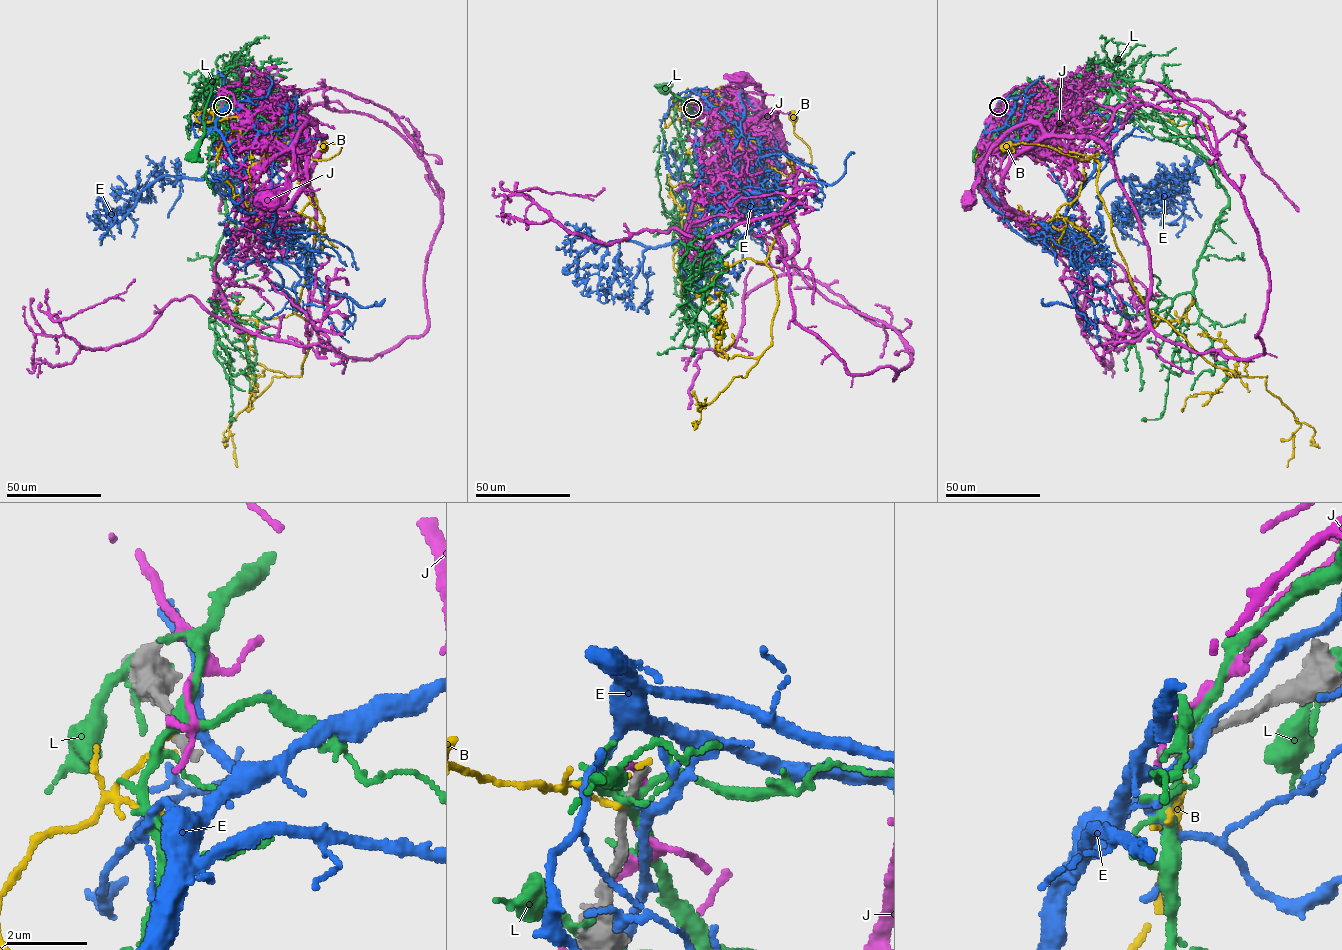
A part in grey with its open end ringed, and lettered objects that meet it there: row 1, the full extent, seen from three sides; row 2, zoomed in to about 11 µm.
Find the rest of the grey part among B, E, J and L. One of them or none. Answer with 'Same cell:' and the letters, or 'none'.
Same cell: none

